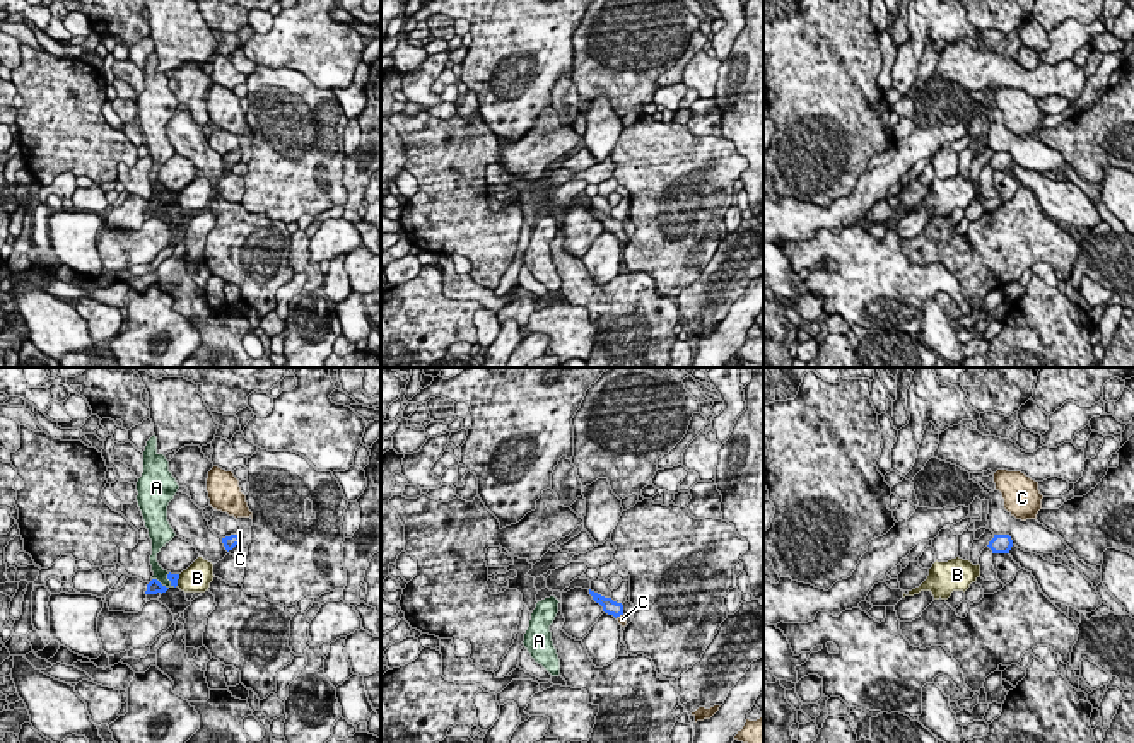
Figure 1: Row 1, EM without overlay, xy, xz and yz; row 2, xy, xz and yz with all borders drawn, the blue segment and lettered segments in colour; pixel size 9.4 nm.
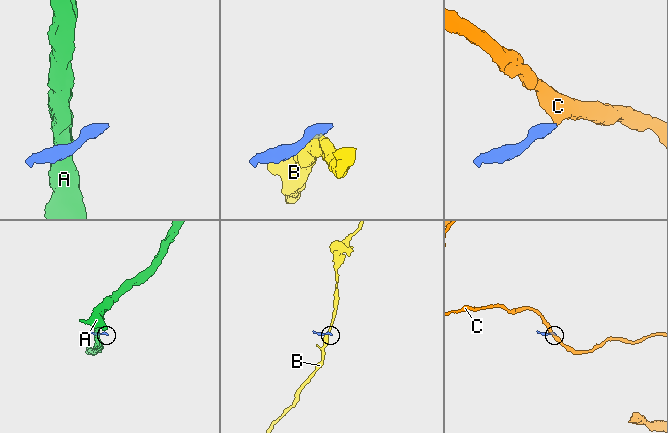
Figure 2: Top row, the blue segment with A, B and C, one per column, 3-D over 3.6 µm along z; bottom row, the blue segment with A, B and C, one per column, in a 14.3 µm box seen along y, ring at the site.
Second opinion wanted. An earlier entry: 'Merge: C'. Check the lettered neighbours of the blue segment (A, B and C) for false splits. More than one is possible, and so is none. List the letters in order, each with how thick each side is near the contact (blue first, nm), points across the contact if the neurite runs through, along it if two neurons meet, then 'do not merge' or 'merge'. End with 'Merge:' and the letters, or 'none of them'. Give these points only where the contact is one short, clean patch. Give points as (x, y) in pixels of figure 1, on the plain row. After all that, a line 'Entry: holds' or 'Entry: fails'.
A: 90 nm thick on the blue side, 120 nm on the other; border along xy (152, 195), (166, 204), (175, 204); do not merge
B: 90 nm thick on the blue side, 280 nm on the other; do not merge
C: 140 nm thick on the blue side, 90 nm on the other; runs through xz (610, 224), (619, 233), (622, 236); merge
Merge: C
Entry: holds

